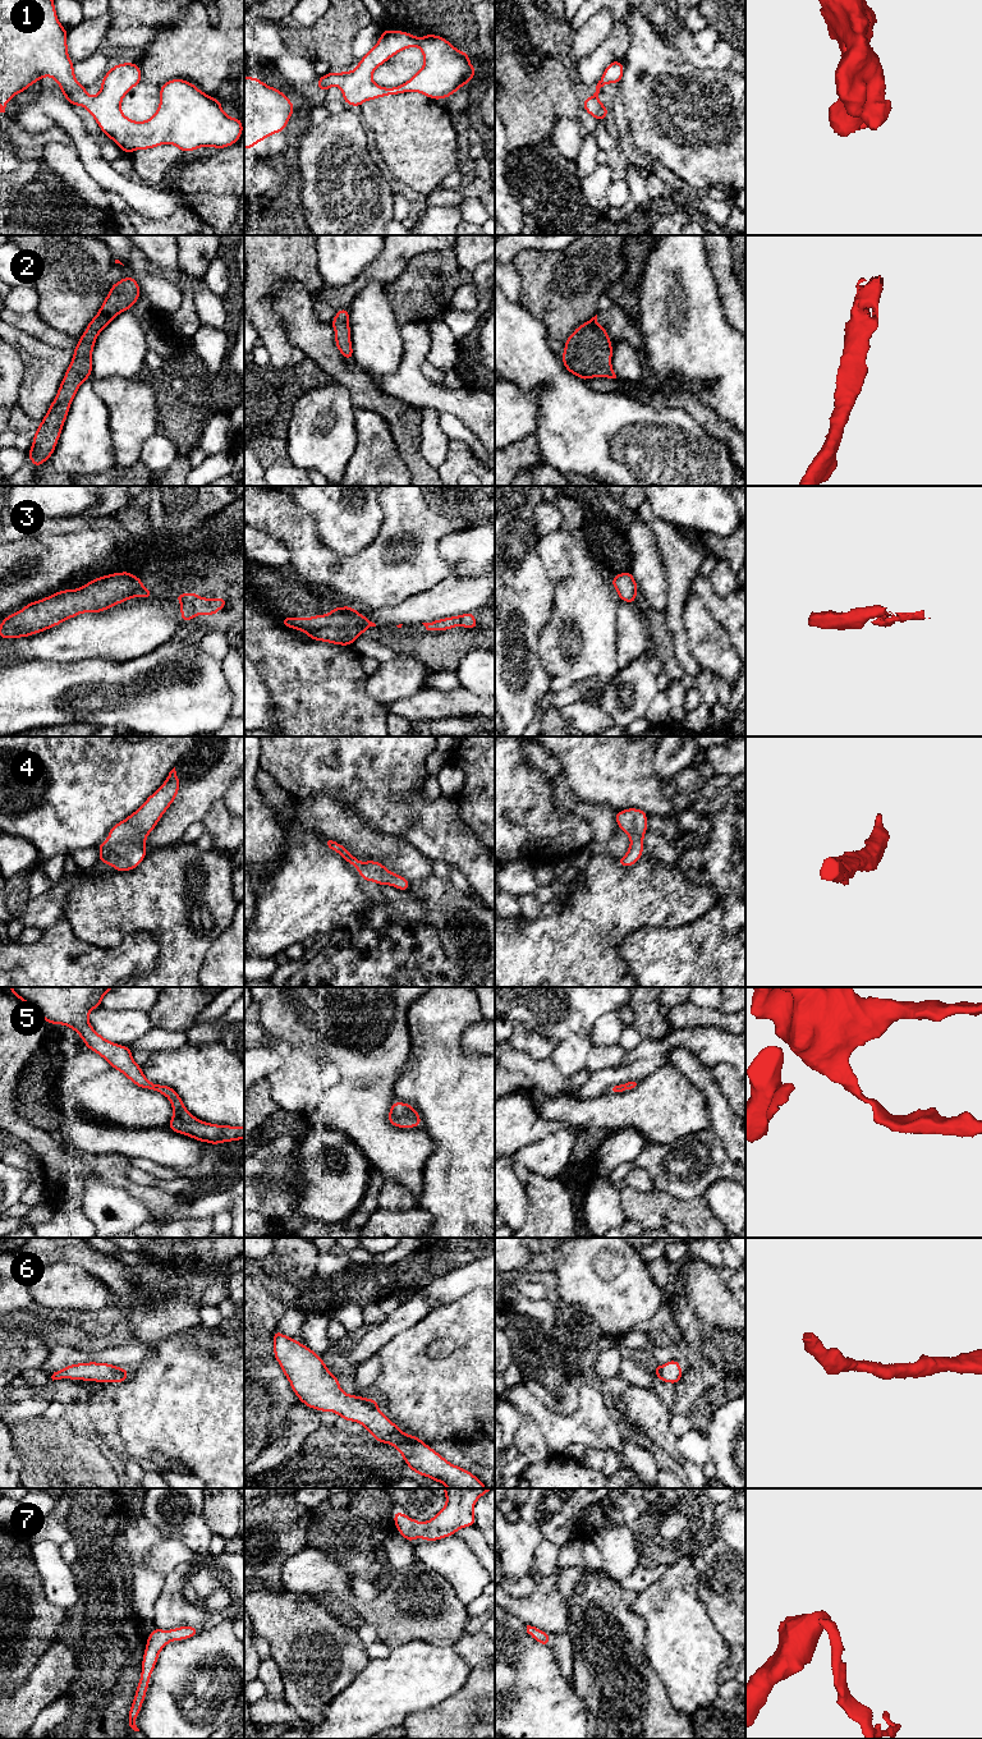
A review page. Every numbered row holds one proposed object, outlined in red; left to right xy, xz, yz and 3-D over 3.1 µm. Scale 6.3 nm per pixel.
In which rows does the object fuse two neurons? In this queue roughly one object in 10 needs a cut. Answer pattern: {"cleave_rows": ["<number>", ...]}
{"cleave_rows": []}

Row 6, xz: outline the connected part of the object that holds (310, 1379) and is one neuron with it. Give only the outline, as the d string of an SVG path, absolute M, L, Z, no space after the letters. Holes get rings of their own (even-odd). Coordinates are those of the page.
M274 1331L274 1357L293 1392L308 1408L332 1412L344 1421L357 1422L377 1442L398 1449L410 1470L440 1482L448 1488L488 1488L473 1473L454 1465L414 1435L404 1433L378 1409L378 1401L345 1394L322 1357L290 1336Z

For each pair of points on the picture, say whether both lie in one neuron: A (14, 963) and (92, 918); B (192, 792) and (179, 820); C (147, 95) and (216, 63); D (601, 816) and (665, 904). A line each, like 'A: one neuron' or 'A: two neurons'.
A: two neurons
B: one neuron
C: one neuron
D: two neurons

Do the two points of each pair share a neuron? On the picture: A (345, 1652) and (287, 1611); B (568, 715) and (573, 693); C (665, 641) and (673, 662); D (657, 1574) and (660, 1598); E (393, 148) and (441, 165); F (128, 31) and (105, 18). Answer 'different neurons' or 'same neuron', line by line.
A: same neuron
B: different neurons
C: same neuron
D: different neurons
E: same neuron
F: different neurons

